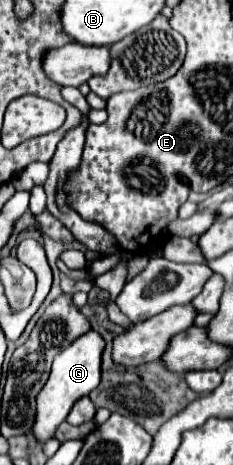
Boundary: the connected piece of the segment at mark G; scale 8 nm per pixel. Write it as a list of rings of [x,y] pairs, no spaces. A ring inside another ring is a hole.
[[[89,331],[89,333],[81,335],[79,339],[75,339],[67,349],[63,349],[55,357],[51,375],[49,375],[47,383],[43,385],[43,391],[39,391],[39,397],[37,397],[35,427],[31,429],[31,435],[35,437],[35,441],[47,443],[49,439],[53,439],[59,423],[63,423],[67,419],[67,415],[69,415],[71,407],[75,405],[75,401],[89,395],[99,385],[103,347],[105,347],[105,343],[103,343],[101,335],[97,335],[95,331]]]

